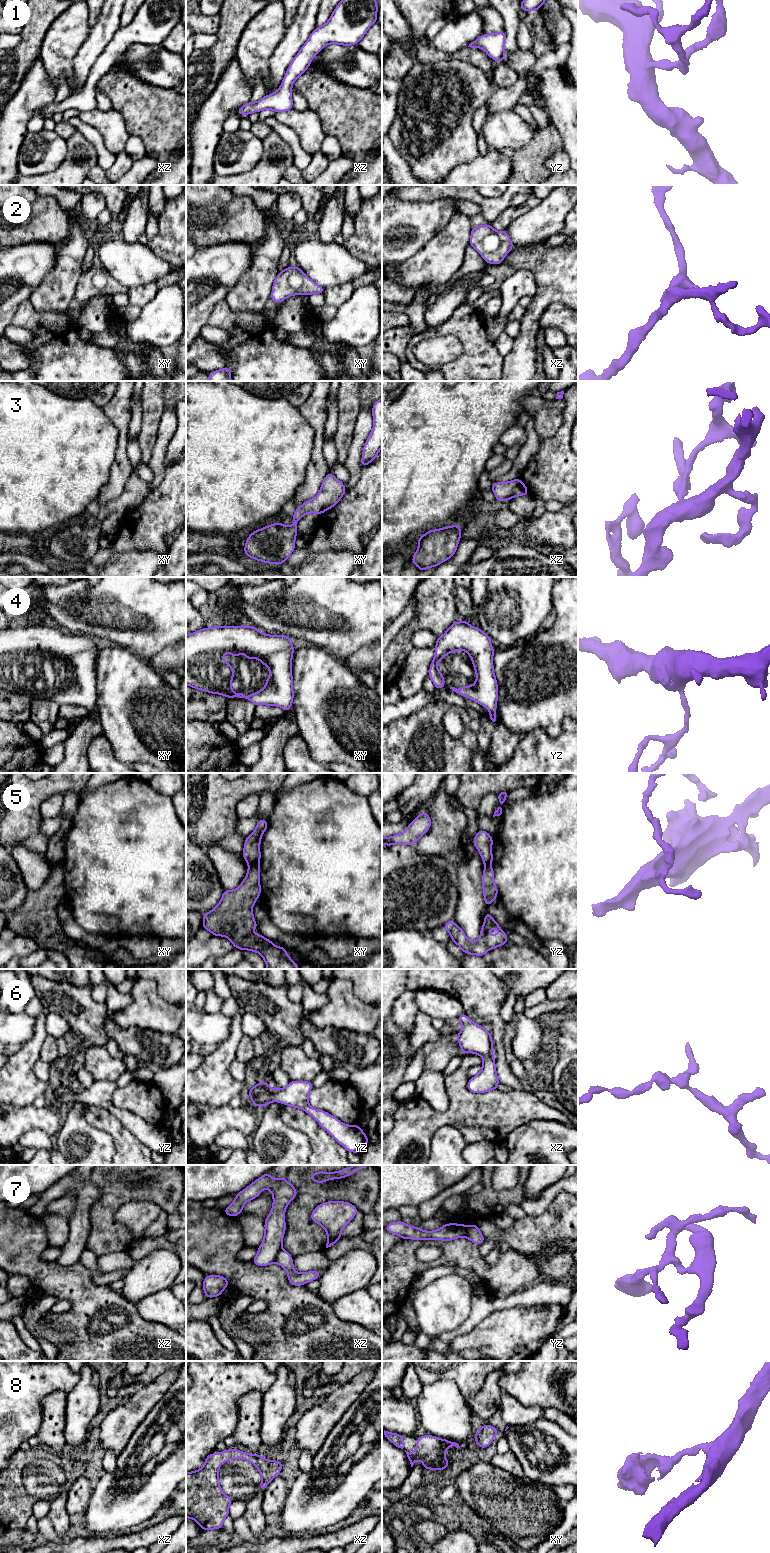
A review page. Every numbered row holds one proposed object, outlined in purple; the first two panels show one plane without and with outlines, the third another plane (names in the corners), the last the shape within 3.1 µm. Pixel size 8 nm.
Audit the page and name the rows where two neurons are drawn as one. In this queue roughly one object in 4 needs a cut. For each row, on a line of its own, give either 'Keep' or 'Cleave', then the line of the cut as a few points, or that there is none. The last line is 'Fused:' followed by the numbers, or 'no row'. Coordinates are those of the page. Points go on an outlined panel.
1: Keep. No split
2: Keep. No split
3: Keep. No split
4: Keep. No split
5: Cleave. Split along xy (258, 862), (249, 865)
6: Keep. No split
7: Cleave. Split along xz (281, 1248), (275, 1261)
8: Keep. No split
Fused: 5, 7

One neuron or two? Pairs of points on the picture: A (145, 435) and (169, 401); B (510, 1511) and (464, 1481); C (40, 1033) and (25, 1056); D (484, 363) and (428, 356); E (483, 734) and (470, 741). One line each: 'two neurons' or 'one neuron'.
A: two neurons
B: one neuron
C: one neuron
D: two neurons
E: two neurons

